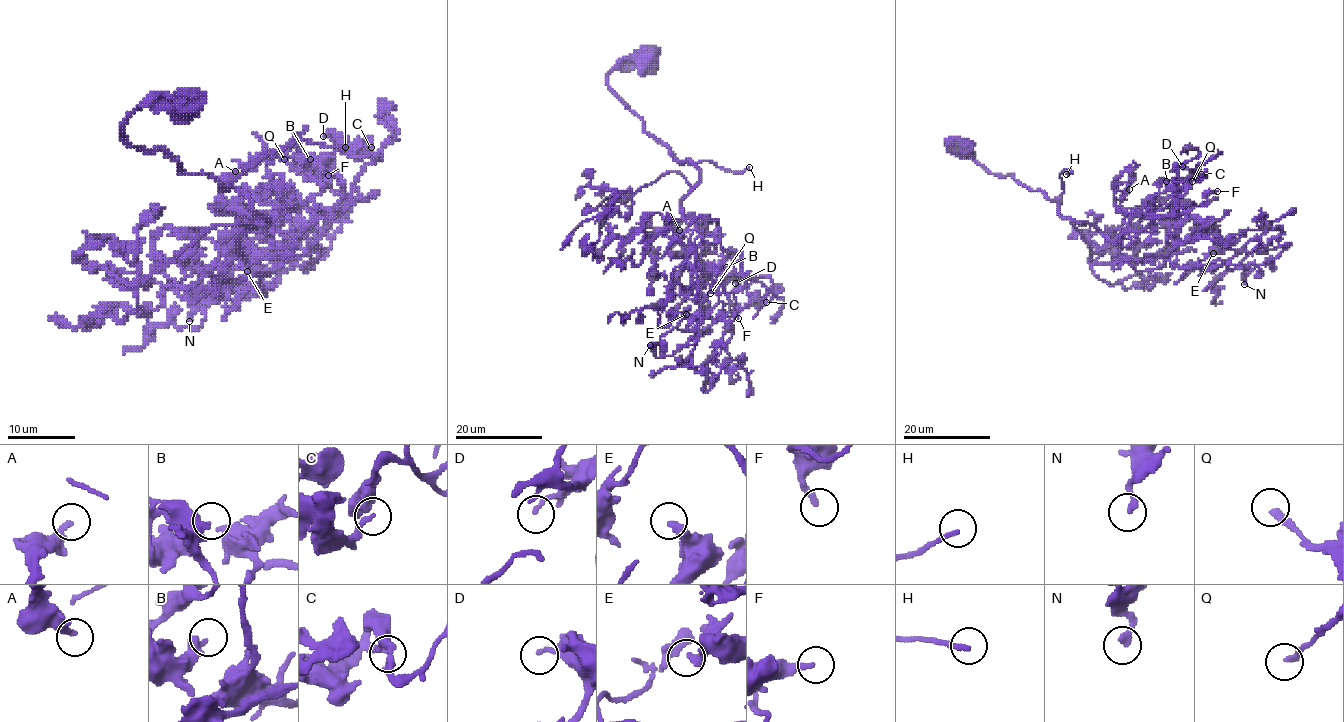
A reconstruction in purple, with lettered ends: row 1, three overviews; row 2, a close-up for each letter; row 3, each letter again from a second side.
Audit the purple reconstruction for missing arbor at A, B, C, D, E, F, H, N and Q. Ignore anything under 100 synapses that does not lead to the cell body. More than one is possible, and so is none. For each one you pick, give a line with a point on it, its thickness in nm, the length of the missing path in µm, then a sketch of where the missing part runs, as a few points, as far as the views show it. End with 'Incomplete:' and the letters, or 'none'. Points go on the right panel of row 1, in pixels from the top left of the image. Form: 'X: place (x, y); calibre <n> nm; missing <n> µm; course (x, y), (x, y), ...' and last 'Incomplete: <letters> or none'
H: place (1066, 174); calibre 190 nm; missing 60 µm; course (1066, 174), (1056, 173), (1064, 174), (1084, 191), (1135, 183), (1155, 158), (1178, 141), (1167, 115)
Incomplete: H

